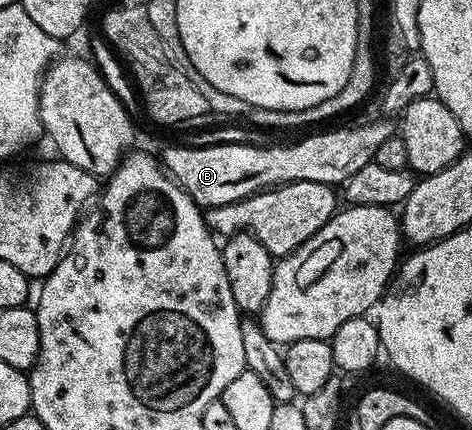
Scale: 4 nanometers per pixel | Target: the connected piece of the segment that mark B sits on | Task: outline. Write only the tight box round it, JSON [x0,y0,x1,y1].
[162,119,393,210]

